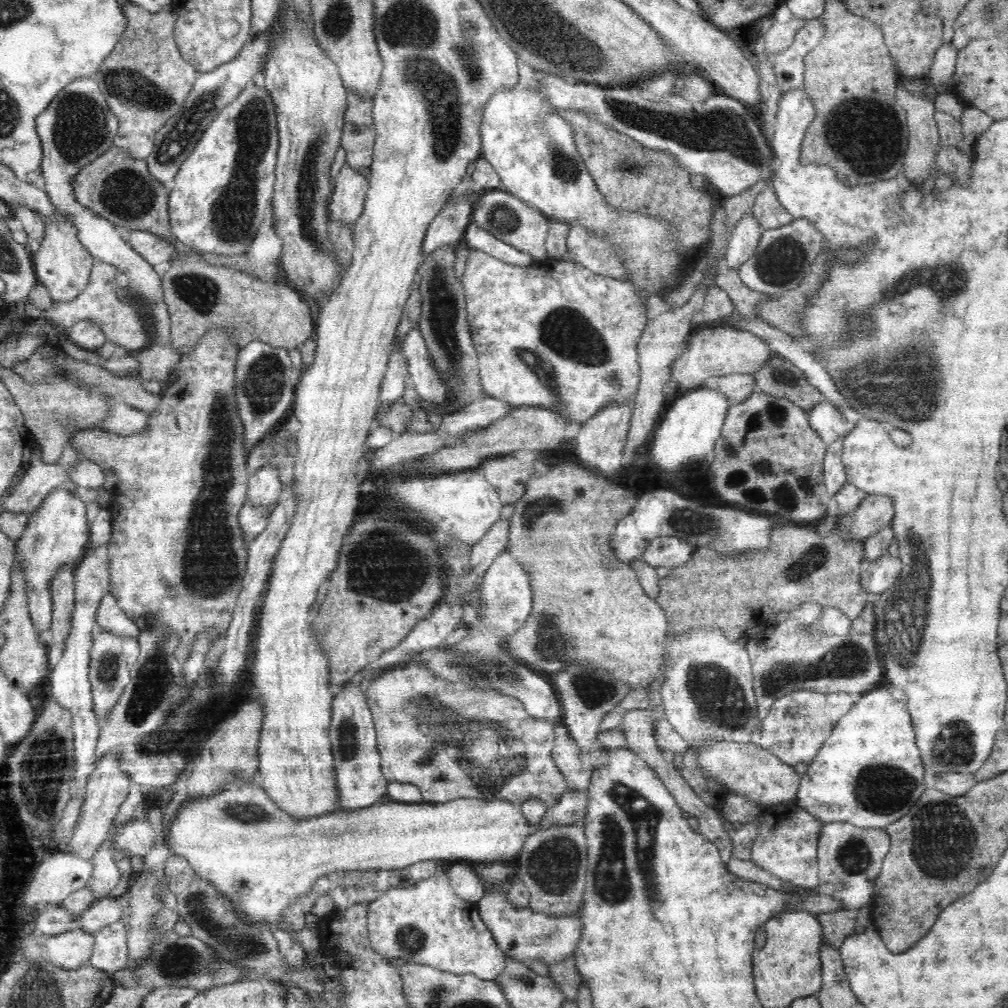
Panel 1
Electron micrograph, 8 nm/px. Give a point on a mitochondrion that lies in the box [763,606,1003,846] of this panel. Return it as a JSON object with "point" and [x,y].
{"point":[890,791]}

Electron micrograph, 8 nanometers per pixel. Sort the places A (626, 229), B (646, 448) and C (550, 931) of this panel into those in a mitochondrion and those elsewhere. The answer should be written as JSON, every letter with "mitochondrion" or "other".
{"A":"other","B":"other","C":"mitochondrion"}

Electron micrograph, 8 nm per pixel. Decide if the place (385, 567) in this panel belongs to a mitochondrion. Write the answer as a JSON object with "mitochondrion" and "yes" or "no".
{"mitochondrion":"yes"}

